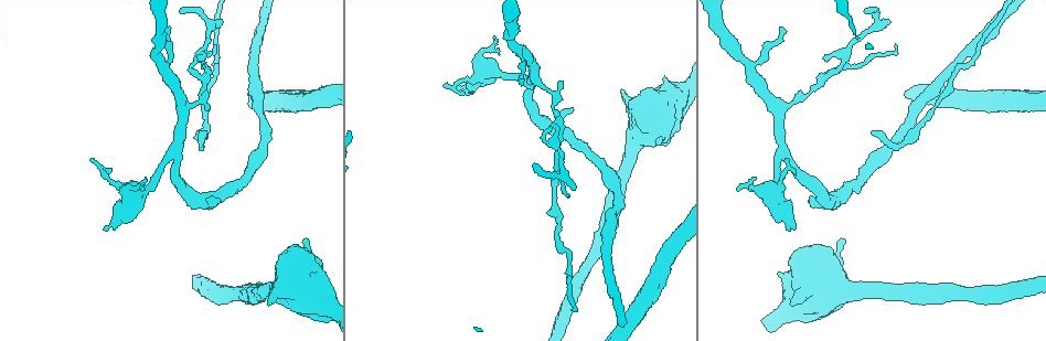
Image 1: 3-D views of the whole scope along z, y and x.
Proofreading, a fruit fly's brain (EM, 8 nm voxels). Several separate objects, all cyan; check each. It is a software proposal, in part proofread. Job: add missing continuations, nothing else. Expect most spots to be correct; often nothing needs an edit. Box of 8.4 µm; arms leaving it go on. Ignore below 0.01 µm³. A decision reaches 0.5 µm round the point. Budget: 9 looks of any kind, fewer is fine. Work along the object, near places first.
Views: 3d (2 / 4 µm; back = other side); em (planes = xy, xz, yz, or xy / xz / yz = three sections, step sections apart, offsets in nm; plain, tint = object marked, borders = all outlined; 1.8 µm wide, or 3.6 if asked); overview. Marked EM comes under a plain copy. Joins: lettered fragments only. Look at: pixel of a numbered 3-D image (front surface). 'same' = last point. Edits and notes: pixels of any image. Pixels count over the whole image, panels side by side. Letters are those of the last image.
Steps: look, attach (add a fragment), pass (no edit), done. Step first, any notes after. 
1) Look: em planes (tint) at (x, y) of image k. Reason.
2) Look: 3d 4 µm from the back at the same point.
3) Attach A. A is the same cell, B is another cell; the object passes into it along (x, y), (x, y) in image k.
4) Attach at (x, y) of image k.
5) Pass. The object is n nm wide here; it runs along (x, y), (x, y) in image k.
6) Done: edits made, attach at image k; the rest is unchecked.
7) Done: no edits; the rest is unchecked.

Look: em planes (borders) at (873, 131) of image 1. Branch stops here.

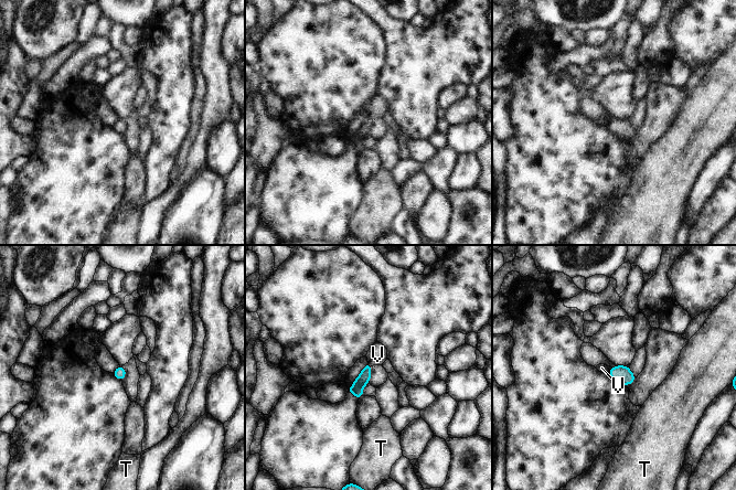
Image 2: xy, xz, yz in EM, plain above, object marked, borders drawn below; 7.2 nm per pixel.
Pass. The object is 90 nm wide here; the longest contact is with V, 50 nm; T and V are other cells; no lettered fragment goes on from it.

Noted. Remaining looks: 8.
Look: 3d 4 µm at (524, 80) of image 1. Free end.

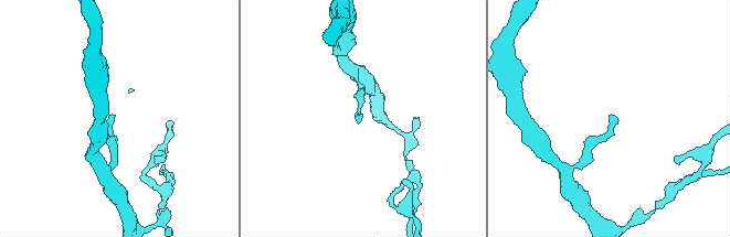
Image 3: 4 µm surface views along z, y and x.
Look: em xy step 4 (tint) at (113, 115) of image 3. Now the EM.

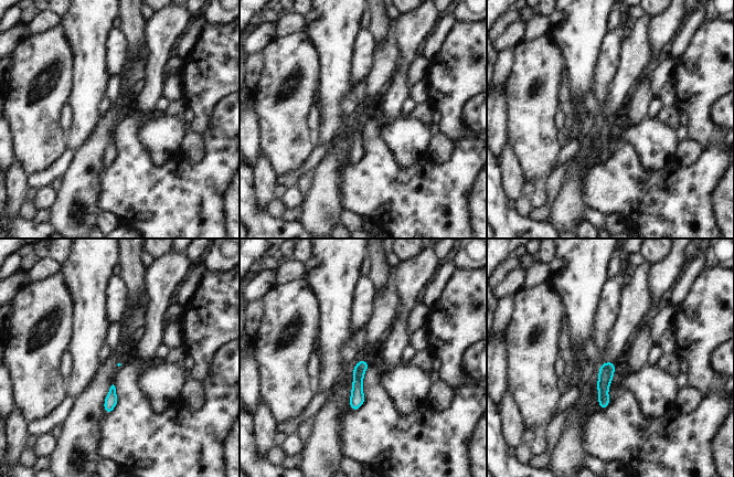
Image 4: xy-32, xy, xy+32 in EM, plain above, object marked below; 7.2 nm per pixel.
Look: em xz step 8 (borders) at the same point.

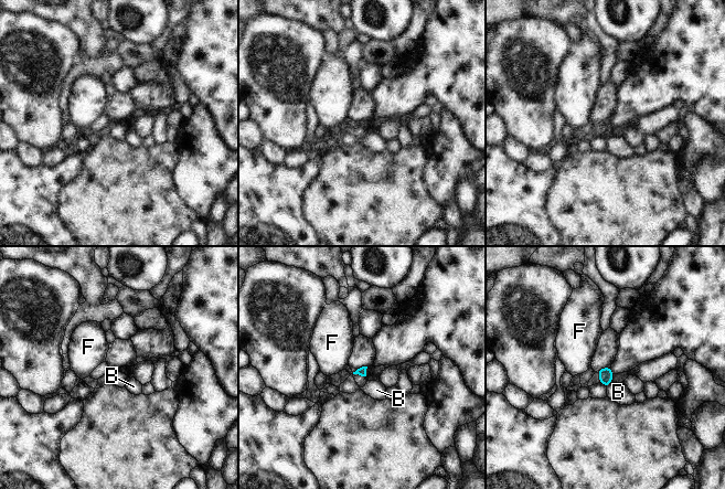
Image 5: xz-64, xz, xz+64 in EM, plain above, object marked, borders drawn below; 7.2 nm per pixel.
Pass. B and F are other cells; a border runs along (611, 383), (607, 387) in image 5; none of them fits.

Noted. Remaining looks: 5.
Look: em xz step 4 (tint) at (190, 65) of image 1. Thin end.

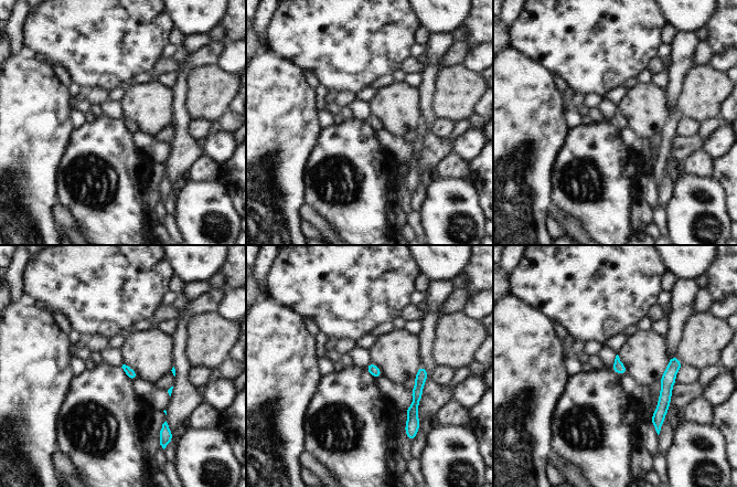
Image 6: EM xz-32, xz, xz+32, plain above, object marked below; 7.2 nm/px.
Look: em planes (borders) at the same point. Another direction.

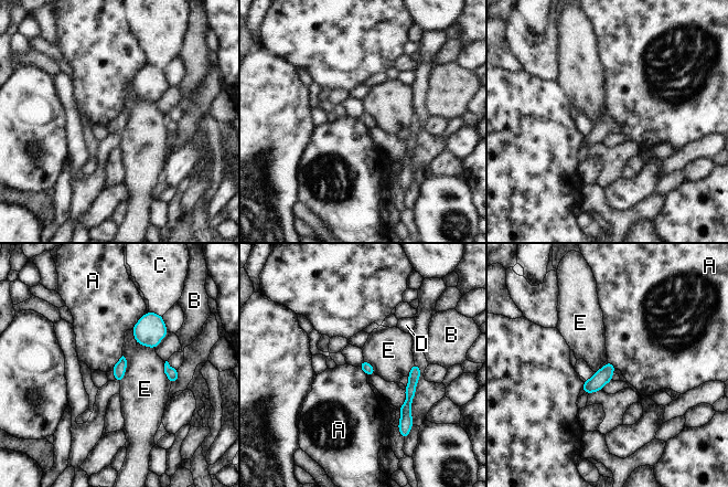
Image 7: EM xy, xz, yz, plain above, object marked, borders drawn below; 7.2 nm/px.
Pass. The object is 80 nm wide here; A, B, C, D and E are other cells; a border runs along (147, 311), (131, 329) in image 7; none of them fits.

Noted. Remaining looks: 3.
Look: em planes (borders) at (460, 87) of image 1. Free end.

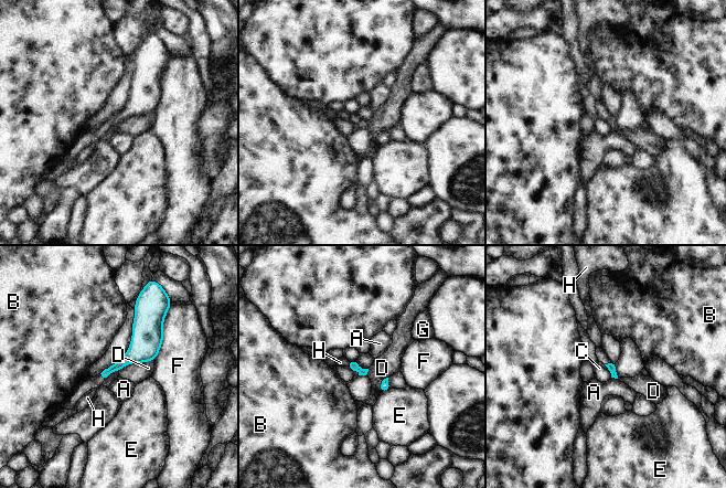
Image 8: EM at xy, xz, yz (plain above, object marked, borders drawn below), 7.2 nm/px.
Pass. A, B, C, D, E, F, G and H are other cells; a border runs along (118, 370), (115, 370), (105, 378) in image 8; no lettered fragment goes on from it.

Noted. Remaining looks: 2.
Done: no edits; the rest is unchecked.

